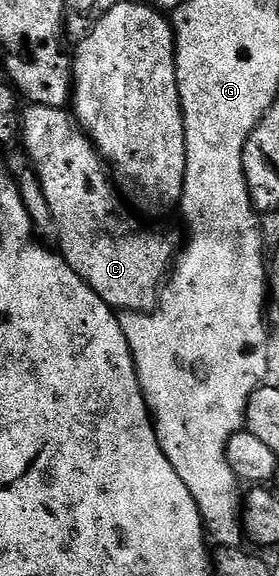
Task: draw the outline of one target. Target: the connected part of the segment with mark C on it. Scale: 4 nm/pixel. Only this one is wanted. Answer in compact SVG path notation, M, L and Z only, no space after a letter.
M29 105L22 114L22 146L36 168L36 174L42 184L42 192L46 192L46 204L50 204L50 216L56 225L55 237L60 238L58 252L66 260L66 264L70 264L70 268L74 268L74 272L78 272L78 276L82 276L84 283L113 310L117 312L147 312L156 309L156 304L160 300L161 289L169 277L174 259L177 257L178 245L176 246L175 240L170 235L163 234L160 230L147 230L146 227L139 226L138 223L131 222L130 219L123 218L120 215L120 198L116 195L115 188L112 187L112 182L114 183L113 175L106 169L96 147L92 145L88 135L80 129L80 124L75 117L67 109L59 110L58 108Z

